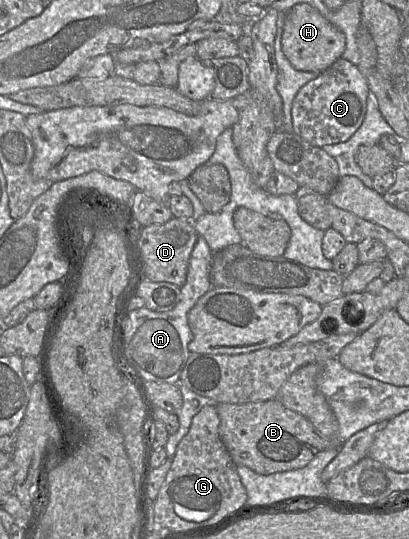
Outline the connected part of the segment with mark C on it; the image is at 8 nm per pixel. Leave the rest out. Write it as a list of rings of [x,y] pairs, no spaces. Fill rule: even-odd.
[[[339,58],[298,91],[291,109],[293,132],[317,147],[345,142],[361,126],[368,97],[369,87],[358,66]]]

